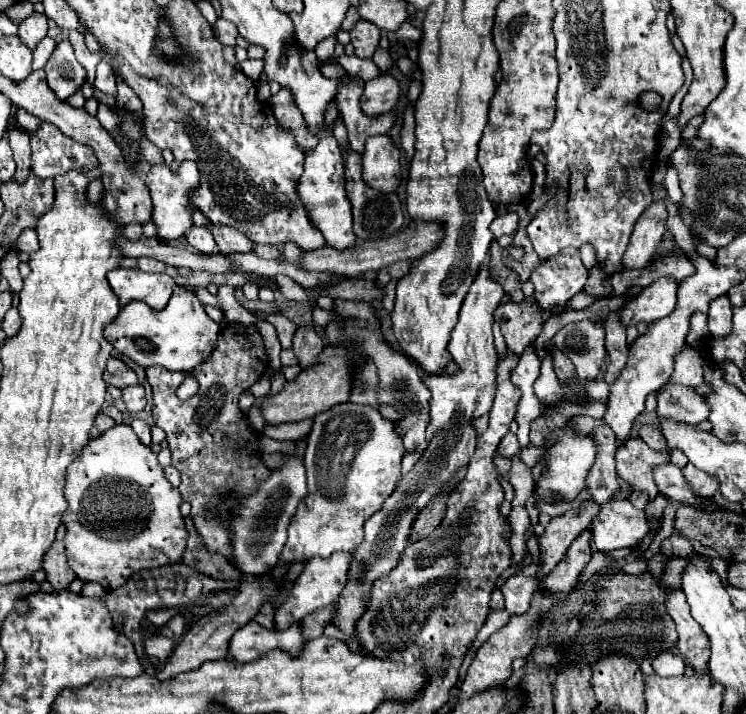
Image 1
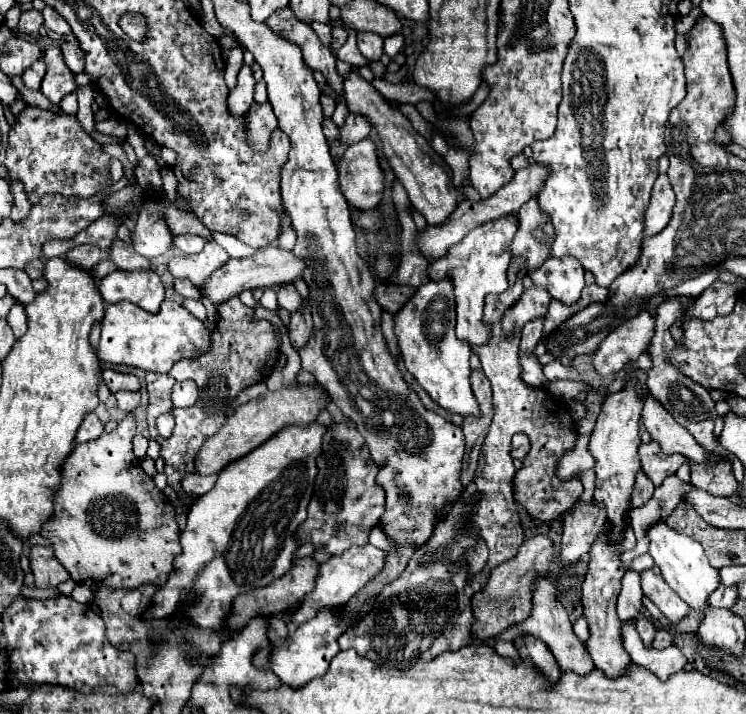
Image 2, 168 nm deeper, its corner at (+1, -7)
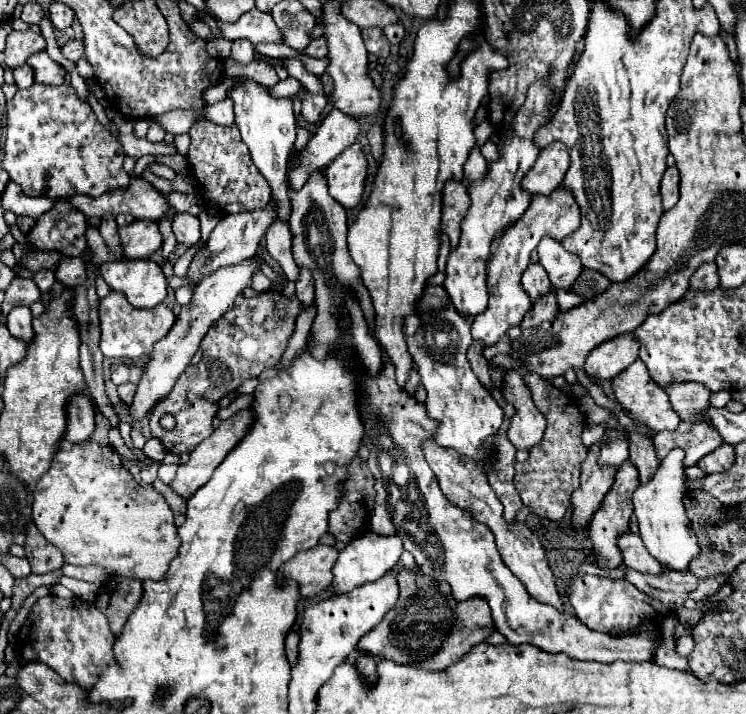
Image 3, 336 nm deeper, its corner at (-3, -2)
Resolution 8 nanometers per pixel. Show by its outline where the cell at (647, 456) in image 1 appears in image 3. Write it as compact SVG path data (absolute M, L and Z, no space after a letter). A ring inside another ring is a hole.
M682 422L678 430L674 432L658 432L652 436L656 456L658 460L664 460L664 456L674 450L682 448L686 452L684 466L694 466L702 456L710 454L714 448L722 444L722 438L714 428L708 424L692 424L692 422Z

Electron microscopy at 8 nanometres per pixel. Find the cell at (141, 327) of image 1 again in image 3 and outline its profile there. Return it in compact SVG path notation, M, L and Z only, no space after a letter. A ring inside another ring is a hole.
M110 292L106 298L100 300L100 328L102 328L100 350L106 358L138 360L150 356L154 344L170 332L174 322L176 322L176 314L166 304L158 304L150 310L140 310L134 308L120 292Z

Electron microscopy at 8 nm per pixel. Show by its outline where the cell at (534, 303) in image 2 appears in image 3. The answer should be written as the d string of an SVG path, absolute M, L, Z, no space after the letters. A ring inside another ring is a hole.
M530 264L528 270L522 274L522 286L530 294L532 300L538 300L546 292L552 292L550 278L546 276L546 270L540 264Z

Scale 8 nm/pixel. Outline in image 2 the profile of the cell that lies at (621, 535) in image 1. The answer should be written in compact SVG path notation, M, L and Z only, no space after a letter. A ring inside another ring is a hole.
M634 373L634 379L620 391L614 393L606 399L596 427L590 435L590 453L596 461L594 471L596 471L596 491L594 499L602 501L608 511L608 523L612 525L612 539L620 535L620 529L626 525L624 523L624 513L630 505L630 497L634 491L634 477L640 469L640 459L638 459L638 447L640 447L640 411L642 411L642 399L634 391L636 379L642 383L644 391L646 389L646 373Z

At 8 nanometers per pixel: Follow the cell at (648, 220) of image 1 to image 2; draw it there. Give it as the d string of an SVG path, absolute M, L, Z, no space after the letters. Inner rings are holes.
M660 173L654 183L654 189L652 189L650 207L646 211L646 229L644 229L646 237L660 233L668 225L668 221L672 217L672 207L674 207L672 185L670 185L668 177L664 173Z

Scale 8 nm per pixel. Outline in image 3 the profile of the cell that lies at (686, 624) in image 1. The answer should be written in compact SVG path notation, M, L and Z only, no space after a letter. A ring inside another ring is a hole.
M628 532L624 536L618 538L618 546L622 550L624 556L624 564L642 572L642 574L654 574L660 576L662 566L658 560L654 560L654 556L650 556L650 552L646 552L646 546L642 544L642 538Z

